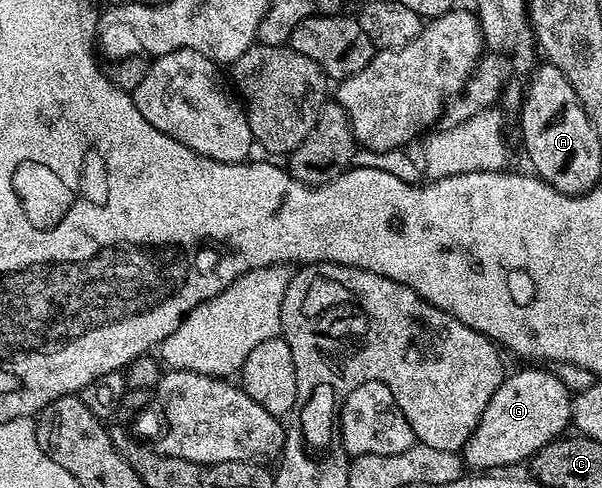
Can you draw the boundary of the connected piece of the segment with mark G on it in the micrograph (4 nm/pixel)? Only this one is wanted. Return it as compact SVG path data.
M520 370L517 374L509 373L500 387L494 392L486 412L478 420L474 432L464 445L462 457L464 465L472 472L496 472L499 466L512 466L515 462L527 463L533 454L538 453L547 442L552 442L569 429L572 421L573 391L550 370Z

